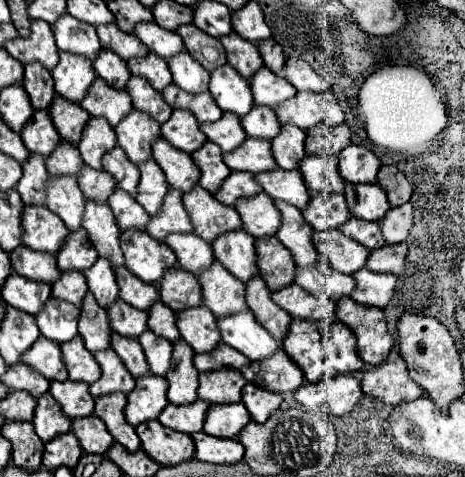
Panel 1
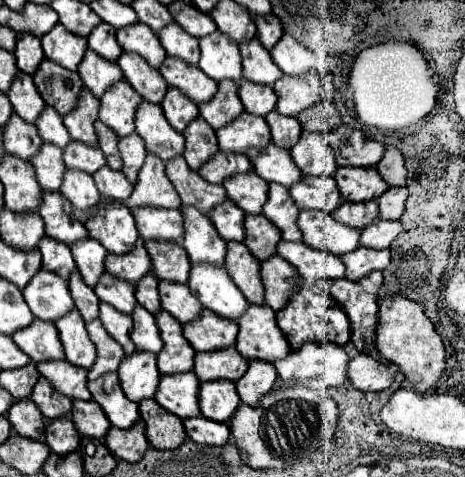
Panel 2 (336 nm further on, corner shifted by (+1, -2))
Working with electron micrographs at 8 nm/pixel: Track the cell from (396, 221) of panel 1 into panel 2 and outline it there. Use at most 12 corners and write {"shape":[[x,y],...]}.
{"shape":[[390,186],[378,198],[380,218],[400,220],[408,198],[406,186]]}

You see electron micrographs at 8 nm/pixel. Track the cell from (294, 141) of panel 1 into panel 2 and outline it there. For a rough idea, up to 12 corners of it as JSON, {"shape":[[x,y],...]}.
{"shape":[[272,110],[266,122],[272,130],[272,142],[292,148],[302,128],[292,116]]}

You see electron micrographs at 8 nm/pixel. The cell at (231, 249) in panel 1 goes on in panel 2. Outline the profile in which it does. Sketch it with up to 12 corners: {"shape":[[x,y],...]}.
{"shape":[[226,198],[208,218],[226,242],[244,240],[244,212]]}

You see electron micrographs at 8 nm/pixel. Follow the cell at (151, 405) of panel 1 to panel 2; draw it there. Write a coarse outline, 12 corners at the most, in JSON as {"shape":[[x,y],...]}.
{"shape":[[156,354],[124,356],[118,376],[132,402],[154,398]]}

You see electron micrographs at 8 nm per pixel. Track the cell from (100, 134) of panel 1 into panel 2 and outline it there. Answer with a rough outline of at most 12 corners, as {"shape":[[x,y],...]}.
{"shape":[[82,88],[64,116],[70,136],[96,146],[94,120],[100,100]]}

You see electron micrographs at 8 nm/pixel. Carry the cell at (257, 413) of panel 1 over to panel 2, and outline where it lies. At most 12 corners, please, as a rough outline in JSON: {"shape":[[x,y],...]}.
{"shape":[[248,360],[236,382],[244,404],[256,406],[274,388],[278,374],[270,362]]}

